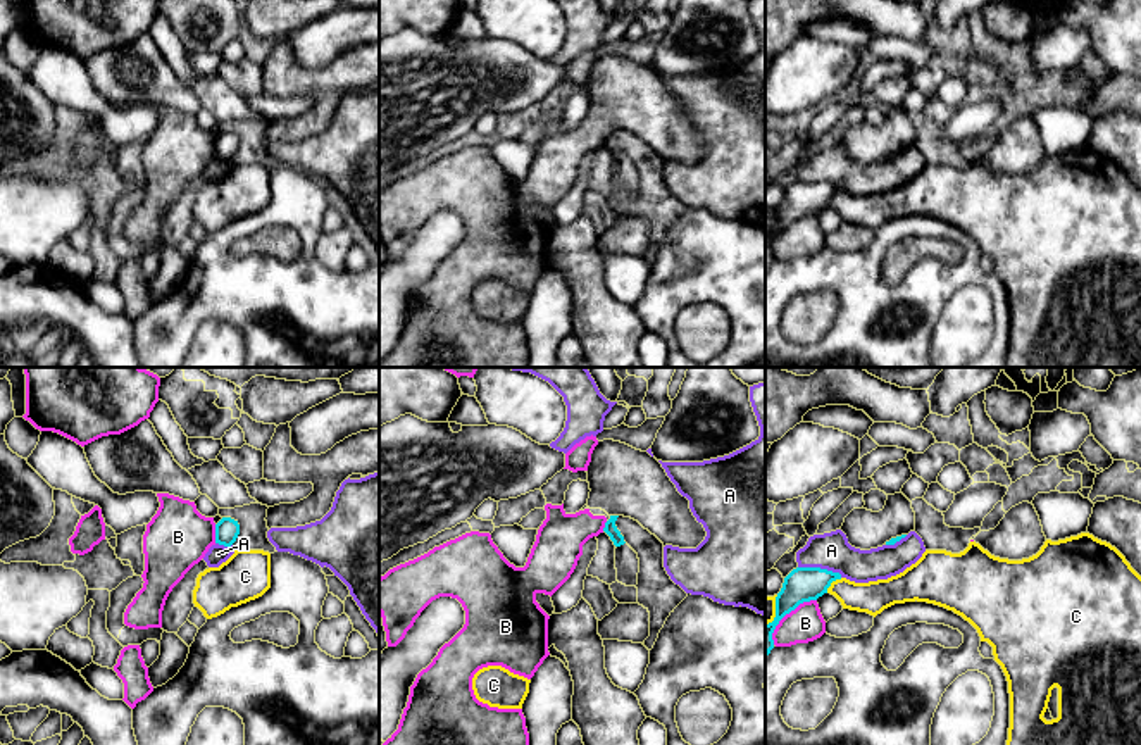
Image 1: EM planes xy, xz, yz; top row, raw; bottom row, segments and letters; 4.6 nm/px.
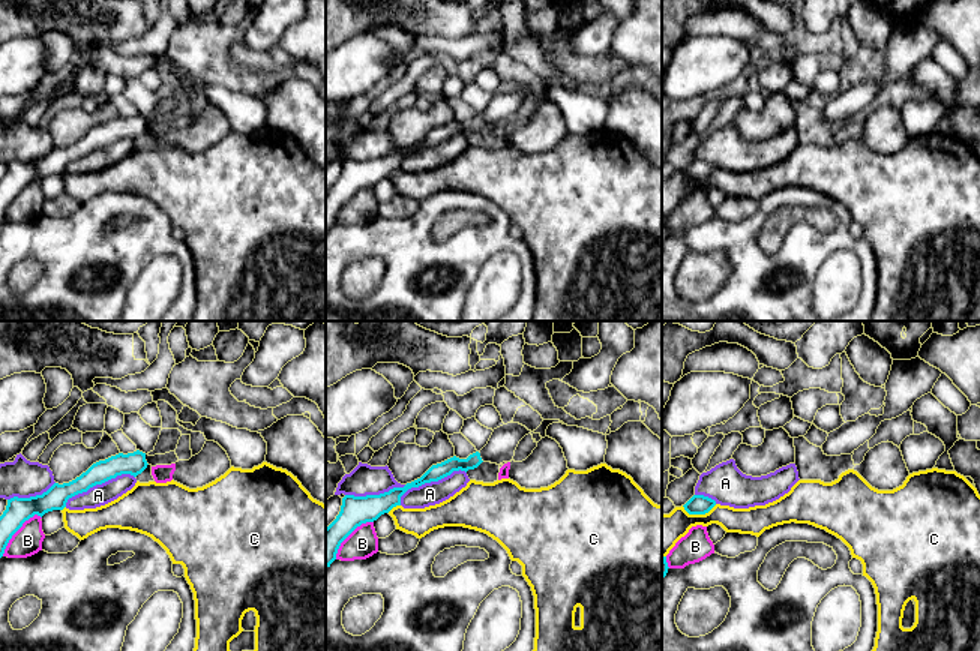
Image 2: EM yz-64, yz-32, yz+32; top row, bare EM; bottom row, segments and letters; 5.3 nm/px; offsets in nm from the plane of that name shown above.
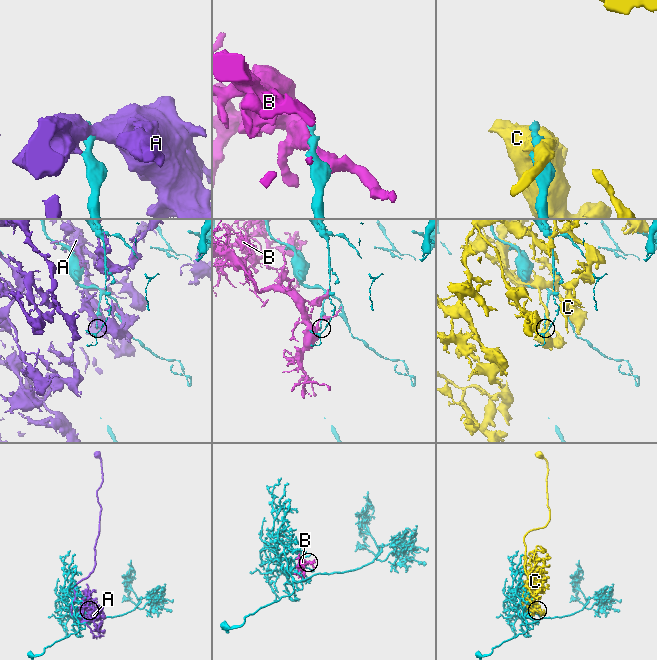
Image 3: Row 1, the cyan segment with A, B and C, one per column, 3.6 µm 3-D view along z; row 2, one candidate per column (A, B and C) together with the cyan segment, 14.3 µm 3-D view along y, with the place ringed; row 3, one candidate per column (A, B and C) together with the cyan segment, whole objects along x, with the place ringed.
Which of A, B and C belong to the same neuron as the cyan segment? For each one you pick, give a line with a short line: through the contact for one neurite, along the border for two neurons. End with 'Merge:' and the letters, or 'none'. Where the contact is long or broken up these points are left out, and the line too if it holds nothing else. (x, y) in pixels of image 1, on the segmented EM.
Merge: none

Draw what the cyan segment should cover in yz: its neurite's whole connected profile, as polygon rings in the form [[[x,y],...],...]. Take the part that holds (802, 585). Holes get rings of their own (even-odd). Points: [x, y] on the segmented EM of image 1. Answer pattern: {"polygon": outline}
{"polygon": [[[796,567],[784,578],[782,588],[776,597],[776,617],[765,624],[765,659],[774,648],[772,633],[779,621],[800,604],[817,600],[827,593],[827,588],[836,579],[841,579],[839,573],[820,567]]]}

